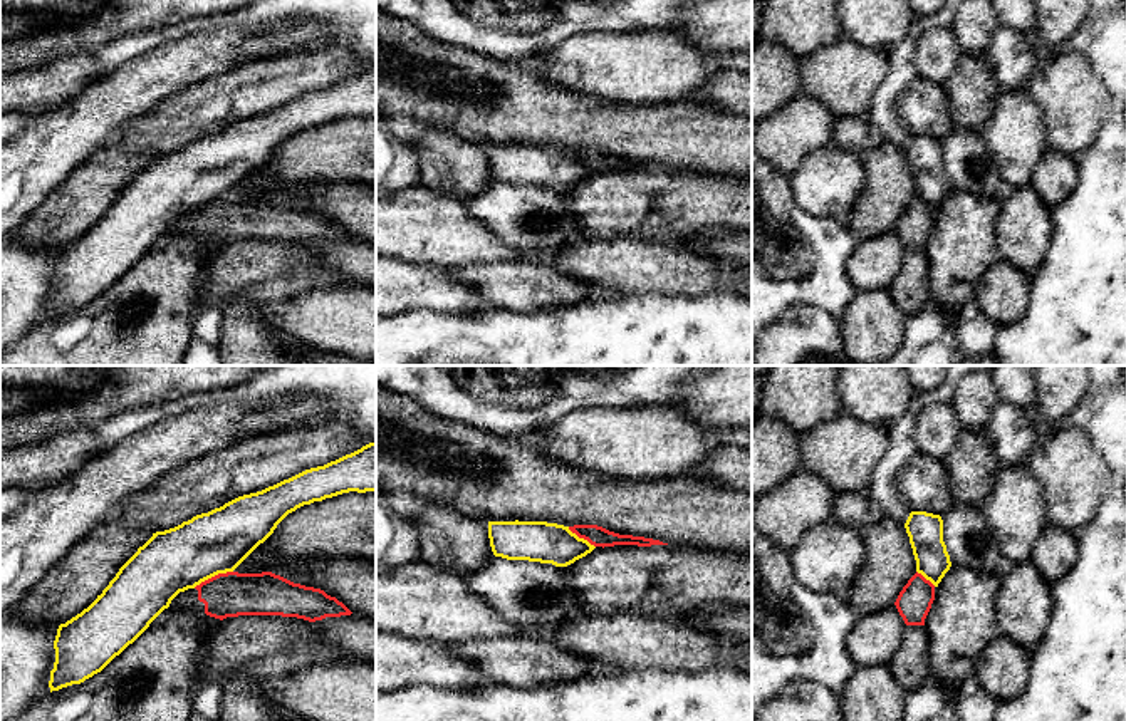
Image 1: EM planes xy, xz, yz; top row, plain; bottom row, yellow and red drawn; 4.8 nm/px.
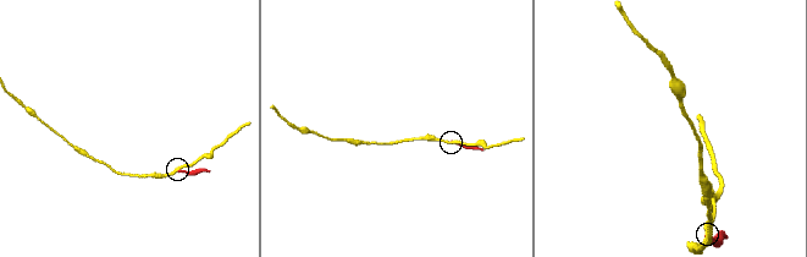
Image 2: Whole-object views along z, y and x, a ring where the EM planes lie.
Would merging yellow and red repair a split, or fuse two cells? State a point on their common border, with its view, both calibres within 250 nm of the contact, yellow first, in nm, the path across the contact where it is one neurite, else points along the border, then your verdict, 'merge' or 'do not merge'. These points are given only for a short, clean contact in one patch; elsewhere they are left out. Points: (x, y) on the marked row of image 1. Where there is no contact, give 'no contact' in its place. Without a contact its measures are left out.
xy (212, 575) | 300/220 nm | along xy (232, 570), (215, 574), (193, 587) | do not merge

